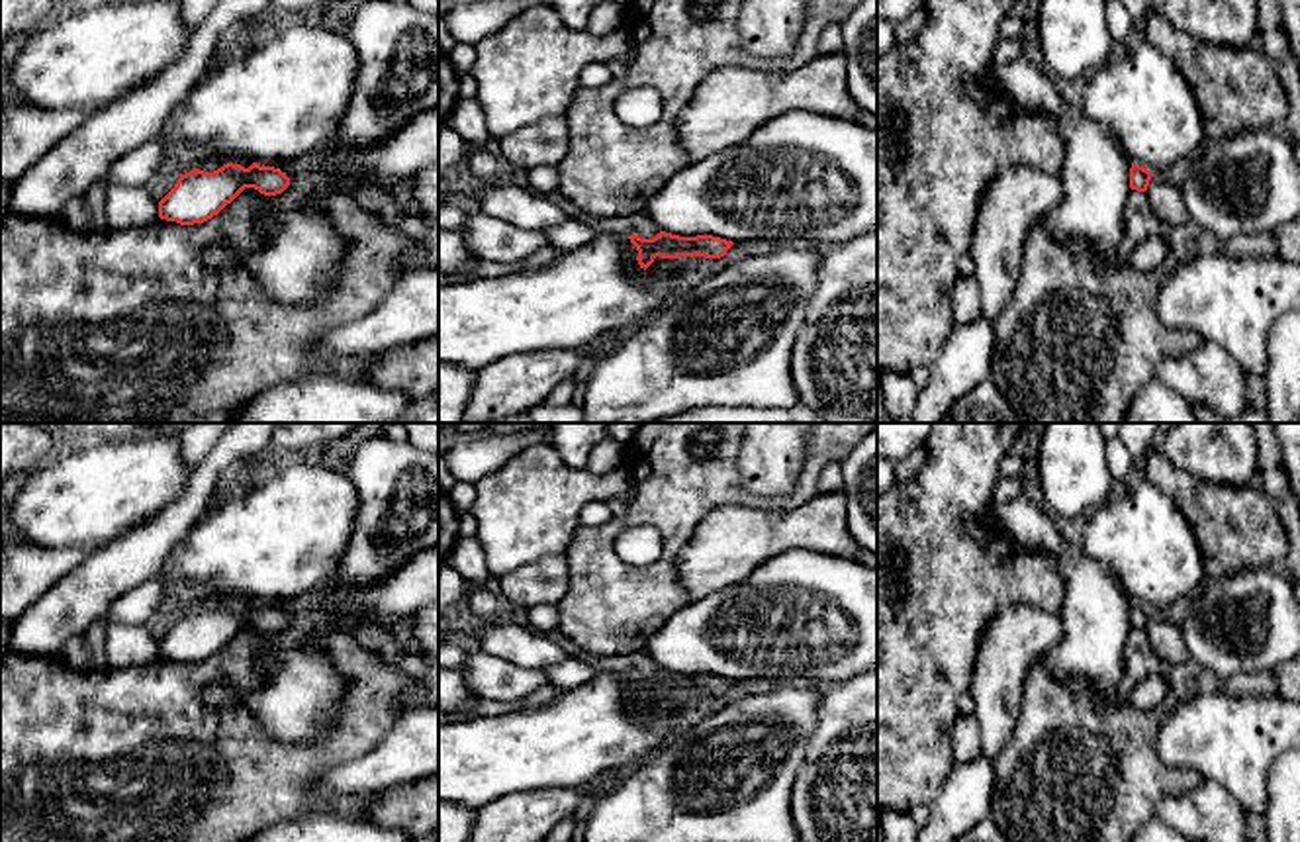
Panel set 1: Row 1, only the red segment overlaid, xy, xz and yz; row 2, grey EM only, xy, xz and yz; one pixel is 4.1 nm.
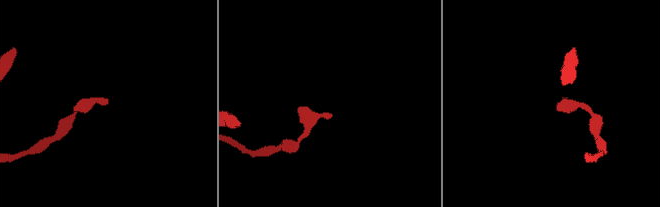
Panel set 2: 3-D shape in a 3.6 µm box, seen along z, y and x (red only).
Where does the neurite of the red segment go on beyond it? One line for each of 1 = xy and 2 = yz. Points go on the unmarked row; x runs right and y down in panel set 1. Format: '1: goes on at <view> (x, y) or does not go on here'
1: does not go on here
2: does not go on here

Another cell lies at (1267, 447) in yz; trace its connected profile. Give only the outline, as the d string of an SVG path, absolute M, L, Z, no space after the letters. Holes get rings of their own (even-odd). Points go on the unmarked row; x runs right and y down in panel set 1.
M1251 423L1257 441L1259 474L1267 466L1280 466L1280 446L1273 423Z

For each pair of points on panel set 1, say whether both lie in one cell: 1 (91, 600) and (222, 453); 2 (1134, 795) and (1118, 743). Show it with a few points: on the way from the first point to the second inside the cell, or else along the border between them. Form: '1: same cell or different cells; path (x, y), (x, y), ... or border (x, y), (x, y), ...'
1: same cell; path (128, 562), (194, 500), (198, 490)
2: same cell; path (1120, 782), (1118, 756)

